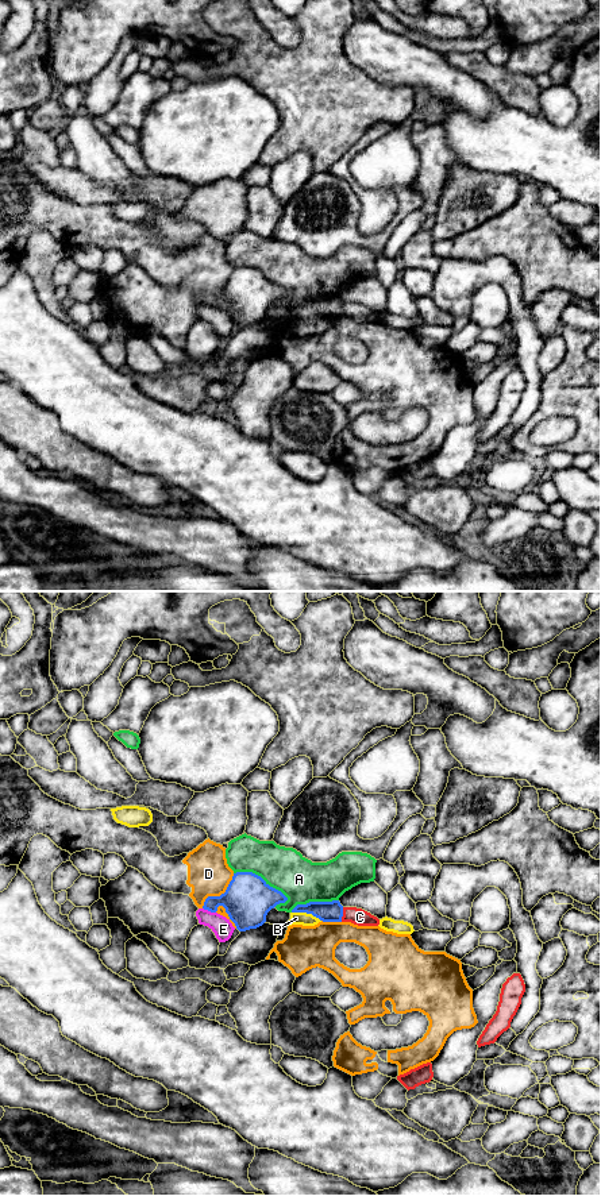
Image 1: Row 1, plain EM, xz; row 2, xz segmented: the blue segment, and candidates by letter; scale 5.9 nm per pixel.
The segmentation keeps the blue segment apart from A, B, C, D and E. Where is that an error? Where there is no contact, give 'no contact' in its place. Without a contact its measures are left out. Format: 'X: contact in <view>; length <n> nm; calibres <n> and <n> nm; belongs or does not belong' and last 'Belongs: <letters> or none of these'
A: contact in xz; length 360 nm; calibres 280 and 260 nm; does not belong
B: contact in xz; length 190 nm; calibres 130 and 80 nm; does not belong
C: contact in xz; length 90 nm; calibres 130 and 100 nm; does not belong
D: contact in xz; length 280 nm; calibres 280 and 260 nm; does not belong
E: contact in xz; length 90 nm; calibres 280 and 120 nm; does not belong
Belongs: none of these

